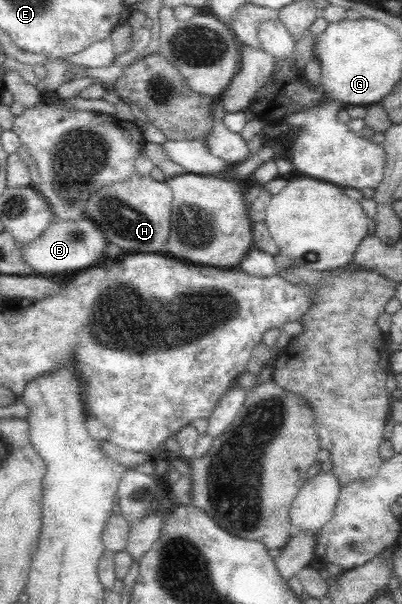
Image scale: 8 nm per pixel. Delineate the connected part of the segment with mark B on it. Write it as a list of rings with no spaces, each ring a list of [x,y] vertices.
[[[88,218],[79,221],[51,221],[39,239],[20,245],[25,264],[39,275],[69,273],[89,268],[103,258],[107,251],[107,238],[95,222]]]

